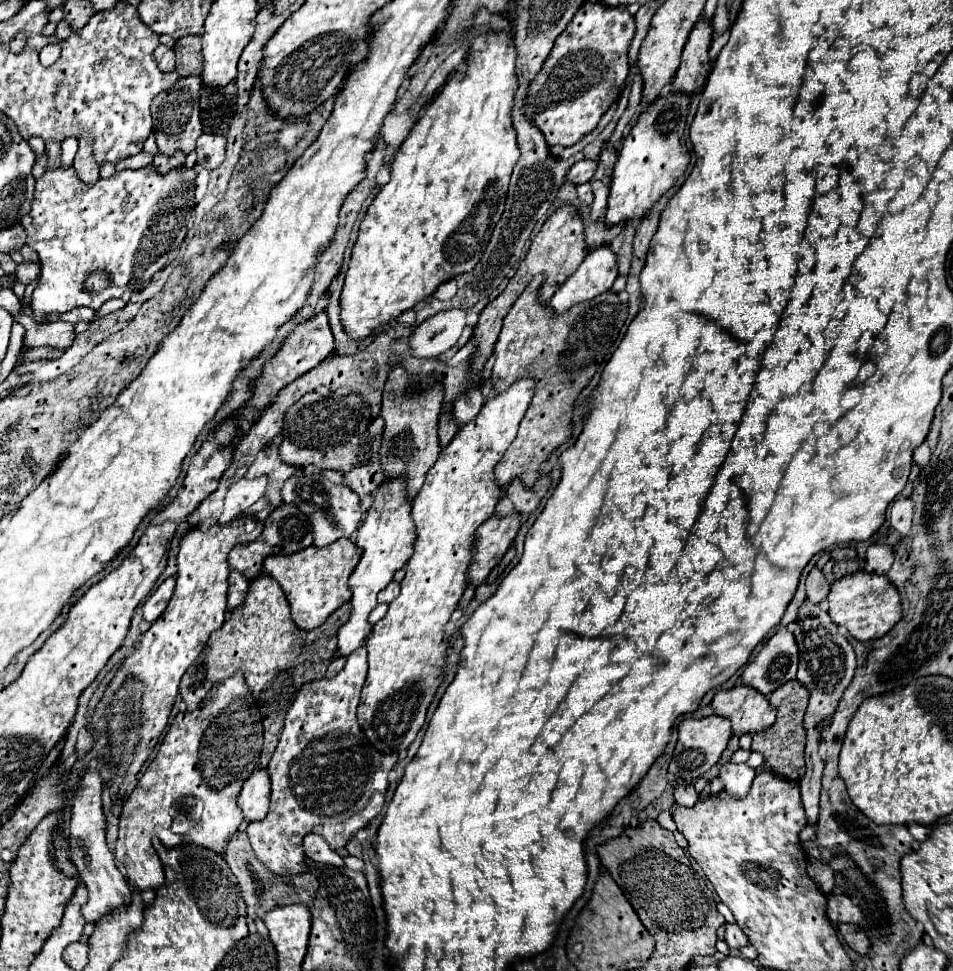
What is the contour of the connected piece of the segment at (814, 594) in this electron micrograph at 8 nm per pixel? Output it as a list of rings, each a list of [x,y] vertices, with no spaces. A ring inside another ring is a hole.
[[[817,567],[807,575],[805,587],[807,587],[807,599],[809,599],[811,603],[821,603],[821,601],[825,601],[827,593],[829,593],[829,583],[825,581],[823,573],[821,573]]]

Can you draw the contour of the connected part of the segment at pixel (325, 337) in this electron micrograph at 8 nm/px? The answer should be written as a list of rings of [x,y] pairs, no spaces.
[[[319,313],[315,317],[311,317],[307,323],[301,323],[297,325],[291,335],[287,337],[287,341],[283,343],[281,351],[265,365],[263,369],[263,375],[261,379],[255,383],[255,395],[247,401],[245,409],[241,409],[241,417],[243,419],[253,419],[253,407],[257,409],[265,409],[273,397],[277,395],[277,391],[285,385],[289,385],[291,381],[295,381],[299,375],[307,373],[309,369],[313,369],[315,365],[319,365],[323,359],[327,359],[335,349],[335,339],[333,339],[333,333],[331,333],[331,327],[329,327],[329,321],[327,321],[327,313]]]

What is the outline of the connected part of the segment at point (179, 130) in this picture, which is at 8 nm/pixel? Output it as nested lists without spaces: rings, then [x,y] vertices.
[[[185,77],[179,79],[171,89],[159,93],[151,103],[151,115],[153,115],[153,133],[157,139],[159,153],[175,155],[175,151],[183,151],[189,155],[195,151],[195,141],[203,133],[201,131],[201,115],[199,115],[199,91],[201,91],[201,79],[199,77]]]

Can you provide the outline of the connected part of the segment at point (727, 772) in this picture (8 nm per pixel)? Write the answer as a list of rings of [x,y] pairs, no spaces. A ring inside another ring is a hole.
[[[725,763],[719,771],[719,779],[723,781],[723,793],[731,795],[731,797],[745,797],[751,789],[755,777],[755,769],[751,769],[749,765],[733,765],[733,763]]]

